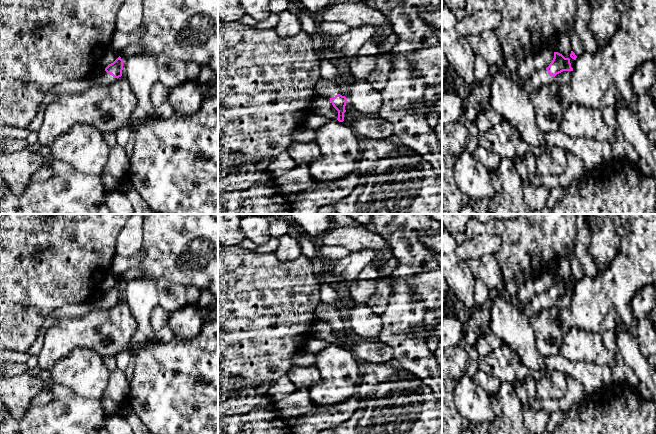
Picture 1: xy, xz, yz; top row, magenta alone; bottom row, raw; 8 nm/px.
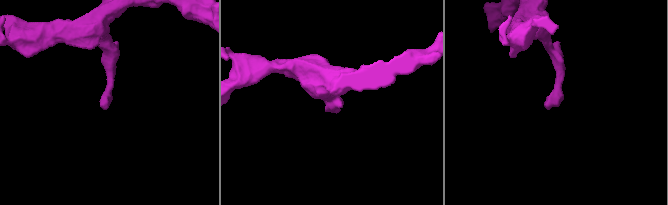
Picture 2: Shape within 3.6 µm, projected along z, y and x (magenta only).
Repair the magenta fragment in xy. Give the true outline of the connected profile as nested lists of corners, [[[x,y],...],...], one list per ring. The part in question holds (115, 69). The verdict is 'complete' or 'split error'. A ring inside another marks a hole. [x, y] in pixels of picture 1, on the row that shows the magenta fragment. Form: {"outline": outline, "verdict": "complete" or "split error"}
{"outline": [[[119,56],[113,63],[109,64],[104,73],[94,80],[95,85],[110,84],[122,76],[123,60]]], "verdict": "split error"}

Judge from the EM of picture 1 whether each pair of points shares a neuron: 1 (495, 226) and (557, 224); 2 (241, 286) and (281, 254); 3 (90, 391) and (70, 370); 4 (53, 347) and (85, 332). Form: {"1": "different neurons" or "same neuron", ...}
{"1": "same neuron", "2": "different neurons", "3": "same neuron", "4": "same neuron"}

